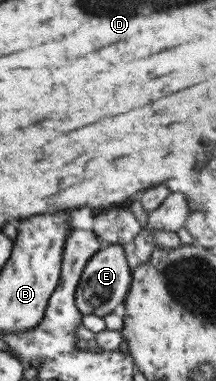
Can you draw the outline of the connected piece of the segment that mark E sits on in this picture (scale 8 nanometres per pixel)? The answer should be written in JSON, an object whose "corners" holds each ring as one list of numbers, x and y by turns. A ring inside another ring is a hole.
{"corners":[[107,244,91,256,86,264,75,292,75,303,82,315,106,316,124,303,127,298,132,276,121,244]]}

